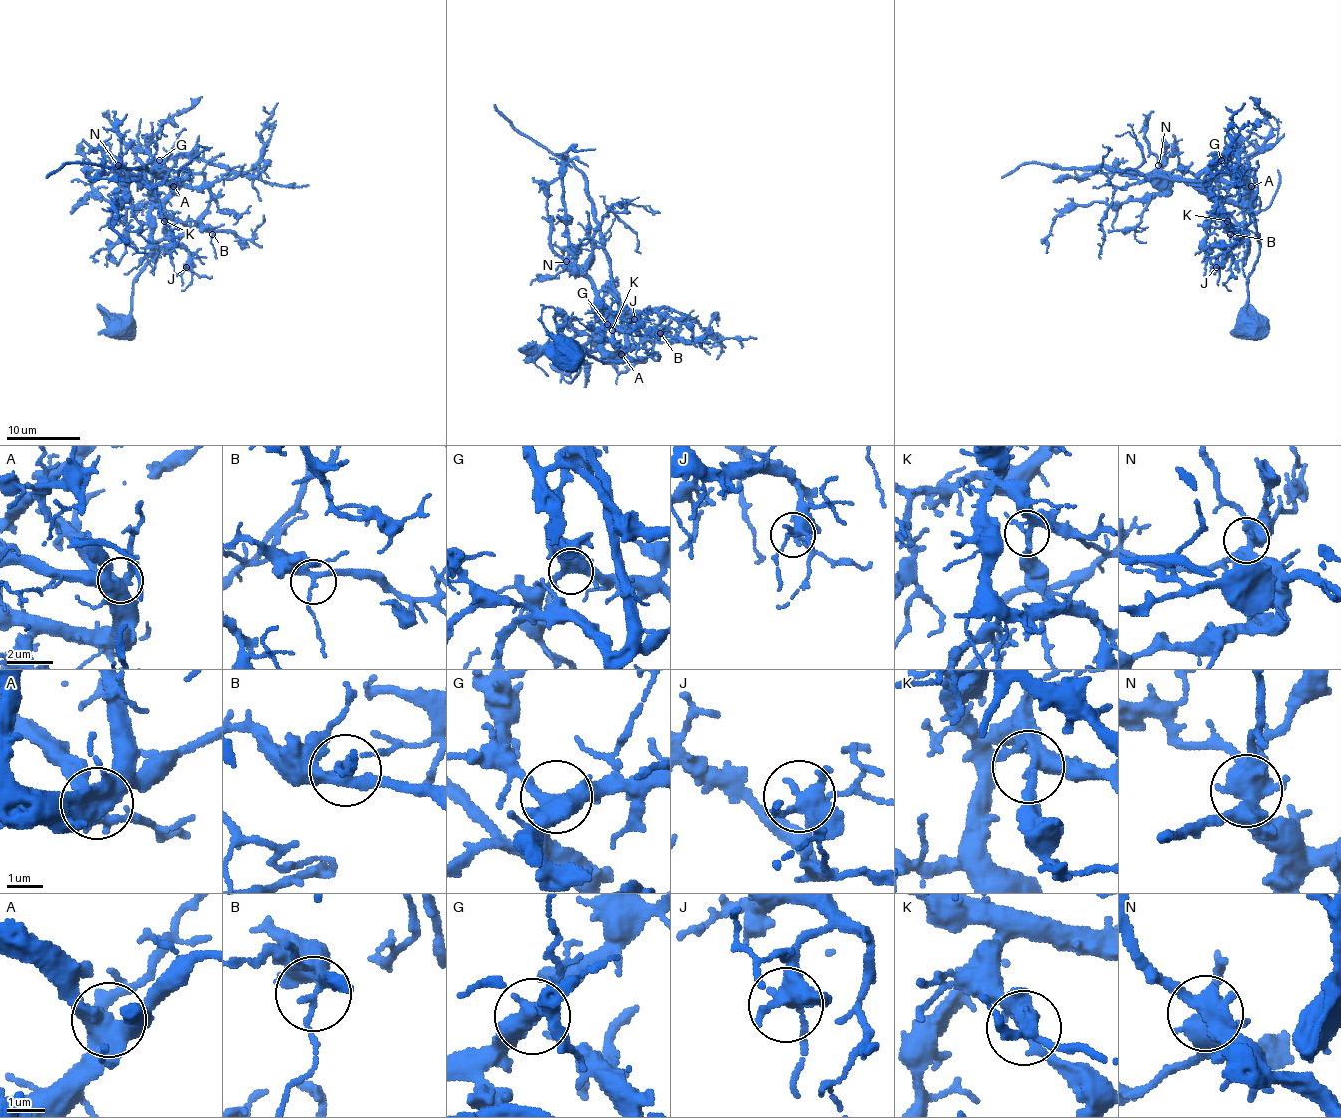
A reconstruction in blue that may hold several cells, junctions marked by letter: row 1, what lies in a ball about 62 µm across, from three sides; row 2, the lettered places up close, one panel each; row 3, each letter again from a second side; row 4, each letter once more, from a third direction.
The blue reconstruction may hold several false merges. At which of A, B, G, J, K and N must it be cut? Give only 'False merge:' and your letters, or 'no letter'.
False merge: no letter

